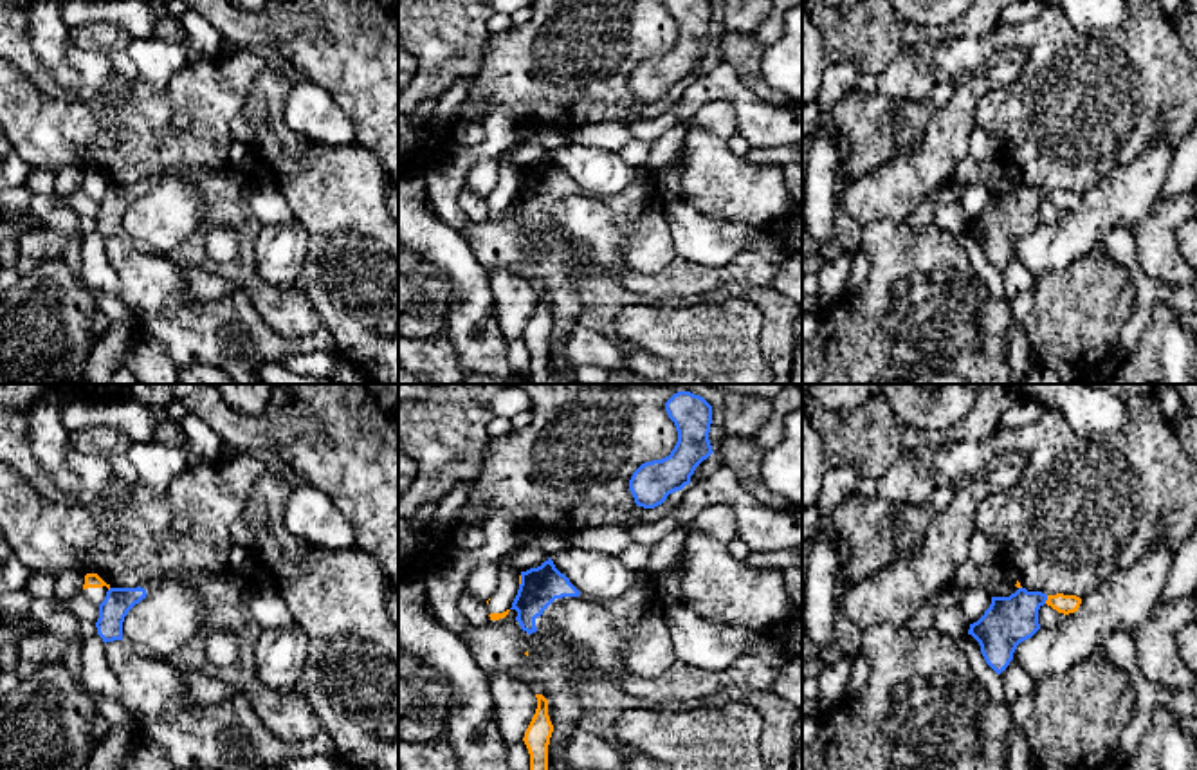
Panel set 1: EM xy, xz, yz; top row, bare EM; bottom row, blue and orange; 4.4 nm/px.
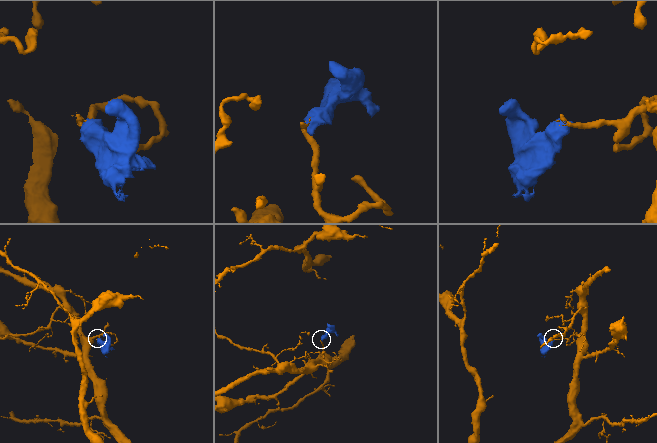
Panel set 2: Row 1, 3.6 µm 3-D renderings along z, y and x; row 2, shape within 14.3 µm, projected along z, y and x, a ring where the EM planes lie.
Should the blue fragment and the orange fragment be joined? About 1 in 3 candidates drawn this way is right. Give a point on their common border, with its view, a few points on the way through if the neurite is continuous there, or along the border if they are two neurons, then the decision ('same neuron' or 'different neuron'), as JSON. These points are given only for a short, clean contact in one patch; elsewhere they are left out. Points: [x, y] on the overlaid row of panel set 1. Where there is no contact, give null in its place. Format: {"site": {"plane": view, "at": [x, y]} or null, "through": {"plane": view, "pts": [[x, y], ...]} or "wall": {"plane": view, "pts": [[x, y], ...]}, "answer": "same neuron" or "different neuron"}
{"site": {"plane": "yz", "at": [1046, 599]}, "wall": {"plane": "yz", "pts": [[1048, 595], [1044, 603]]}, "answer": "different neuron"}

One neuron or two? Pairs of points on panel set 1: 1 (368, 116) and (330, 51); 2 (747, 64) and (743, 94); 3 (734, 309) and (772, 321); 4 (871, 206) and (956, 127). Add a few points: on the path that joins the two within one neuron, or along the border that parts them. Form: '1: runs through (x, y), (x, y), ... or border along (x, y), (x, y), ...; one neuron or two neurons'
1: runs through (368, 100), (368, 89), (347, 67); one neuron
2: border along (723, 62), (759, 98), (783, 105); two neurons
3: border along (759, 309), (761, 356), (765, 359); two neurons
4: runs through (893, 190), (934, 148); one neuron

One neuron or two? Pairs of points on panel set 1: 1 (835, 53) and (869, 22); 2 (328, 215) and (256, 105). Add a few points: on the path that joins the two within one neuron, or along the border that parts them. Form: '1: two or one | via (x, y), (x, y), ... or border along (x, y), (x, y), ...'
1: one | via (844, 44), (860, 31)
2: one | via (316, 188), (278, 150), (278, 145), (267, 132)

